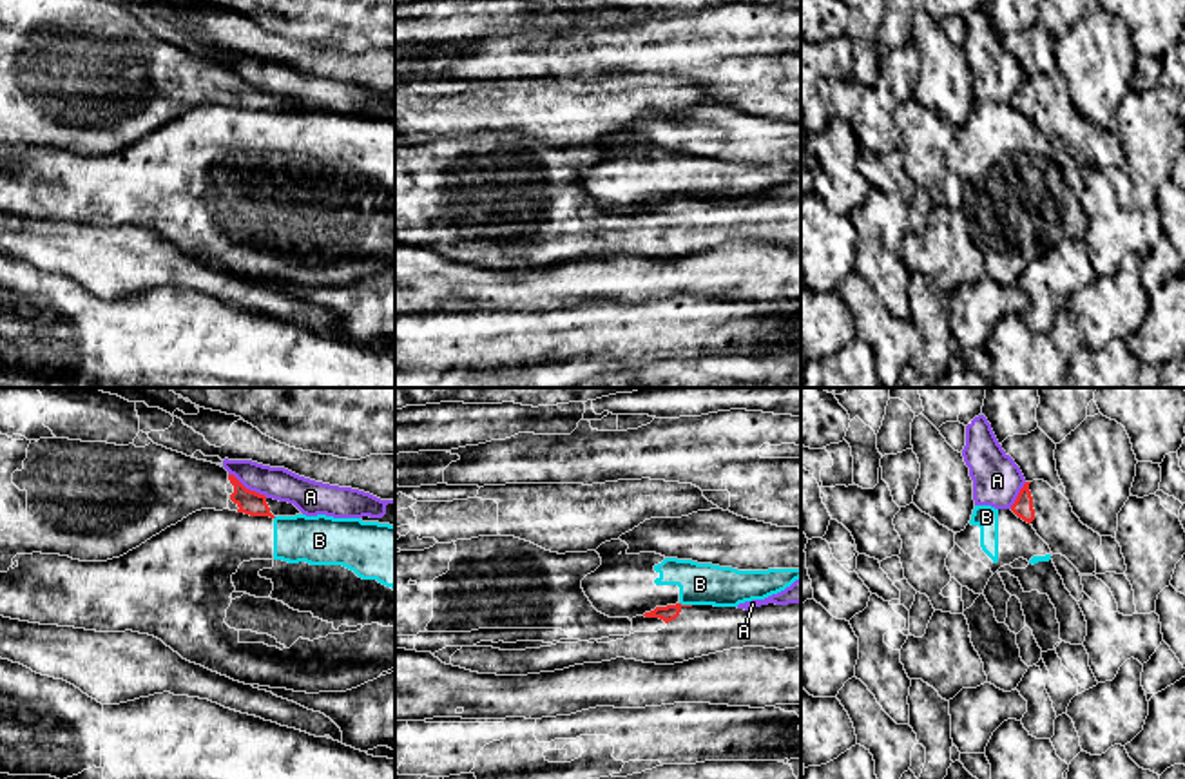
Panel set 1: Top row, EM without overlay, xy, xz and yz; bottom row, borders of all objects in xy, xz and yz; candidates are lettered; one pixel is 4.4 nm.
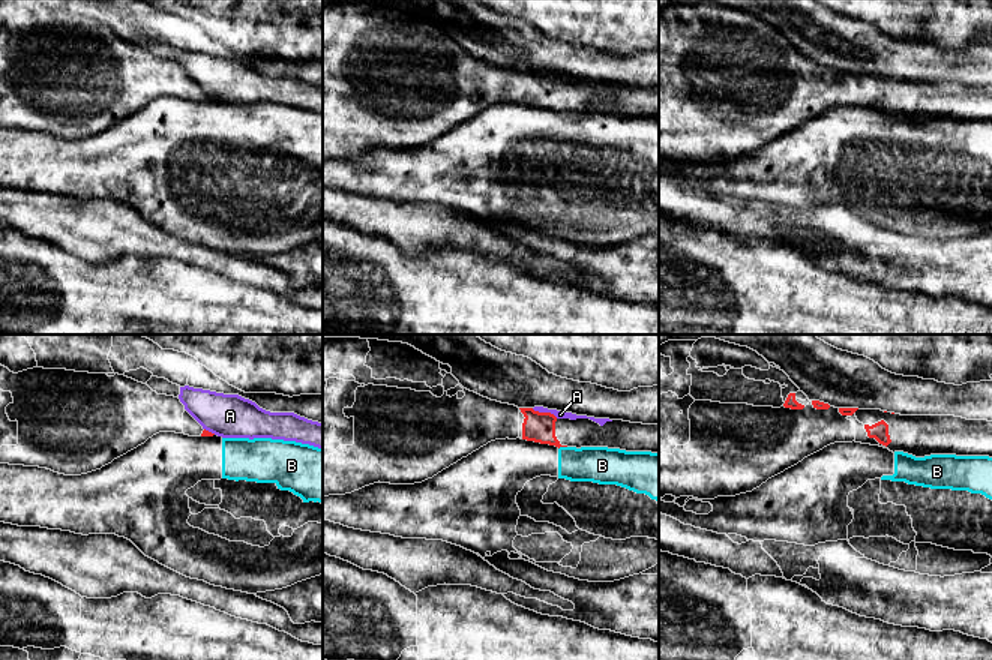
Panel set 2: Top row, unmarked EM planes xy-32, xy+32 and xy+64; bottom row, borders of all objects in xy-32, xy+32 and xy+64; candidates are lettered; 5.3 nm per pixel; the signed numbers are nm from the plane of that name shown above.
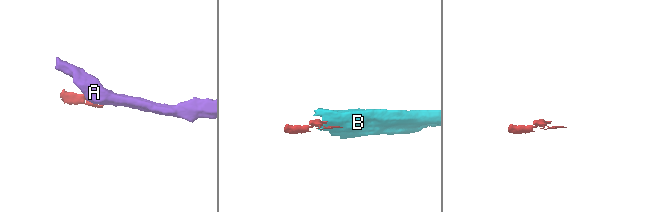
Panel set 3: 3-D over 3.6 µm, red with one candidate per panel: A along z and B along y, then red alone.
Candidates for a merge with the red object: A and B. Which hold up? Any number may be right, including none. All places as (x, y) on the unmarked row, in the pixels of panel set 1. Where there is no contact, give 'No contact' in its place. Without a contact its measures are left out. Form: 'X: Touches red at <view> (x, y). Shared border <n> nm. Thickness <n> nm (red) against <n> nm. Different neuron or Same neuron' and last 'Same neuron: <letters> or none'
A: Touches red at xy (249, 84). Shared border 200 nm. Thickness 110 nm (red) against 140 nm. Different neuron
B: Touches red at xz (685, 200). Shared border 60 nm. Thickness 70 nm (red) against 190 nm. Different neuron
Same neuron: none

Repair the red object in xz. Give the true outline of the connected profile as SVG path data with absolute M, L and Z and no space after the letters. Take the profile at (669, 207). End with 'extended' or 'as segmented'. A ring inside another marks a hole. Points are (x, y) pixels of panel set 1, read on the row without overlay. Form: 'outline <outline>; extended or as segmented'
outline M478 130L435 138L424 145L400 145L395 149L395 241L431 246L446 259L496 270L554 266L616 252L674 259L730 243L801 241L801 197L768 197L748 205L676 197L656 201L632 214L609 212L592 201L582 183L582 174L600 159L602 152L596 145L558 149L515 130Z; extended

